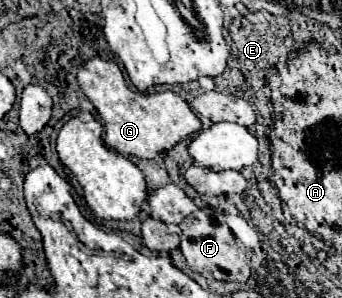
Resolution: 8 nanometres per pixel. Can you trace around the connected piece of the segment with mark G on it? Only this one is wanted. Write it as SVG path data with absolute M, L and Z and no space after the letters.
M89 58L79 68L77 82L83 94L97 108L105 126L105 144L115 152L131 154L137 158L155 158L163 150L171 150L177 142L191 138L201 128L201 120L179 94L171 90L151 94L129 90L123 72L113 60Z

